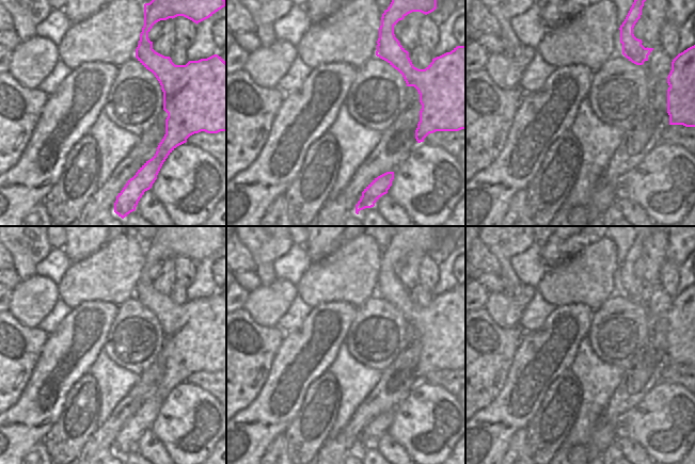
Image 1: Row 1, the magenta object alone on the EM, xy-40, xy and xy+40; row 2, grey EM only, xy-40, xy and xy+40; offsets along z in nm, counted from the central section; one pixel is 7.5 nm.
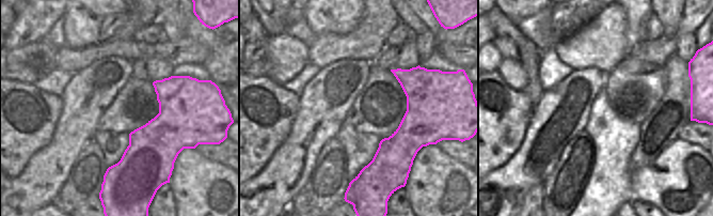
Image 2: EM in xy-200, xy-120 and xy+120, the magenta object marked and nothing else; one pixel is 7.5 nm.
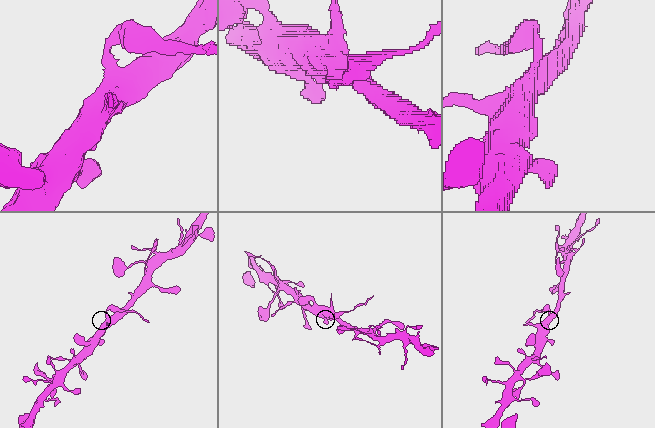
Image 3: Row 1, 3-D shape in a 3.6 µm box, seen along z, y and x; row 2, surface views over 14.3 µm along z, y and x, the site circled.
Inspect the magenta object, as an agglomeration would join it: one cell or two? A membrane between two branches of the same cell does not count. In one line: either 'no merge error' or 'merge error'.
merge error

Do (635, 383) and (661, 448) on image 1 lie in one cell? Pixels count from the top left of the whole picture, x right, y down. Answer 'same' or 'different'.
different

